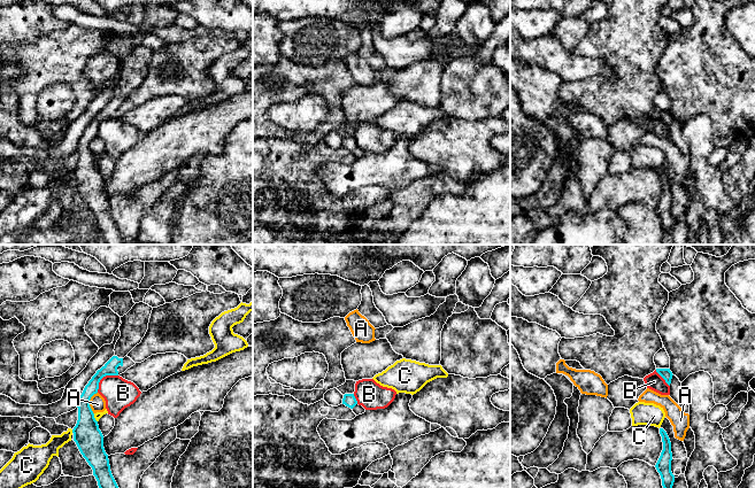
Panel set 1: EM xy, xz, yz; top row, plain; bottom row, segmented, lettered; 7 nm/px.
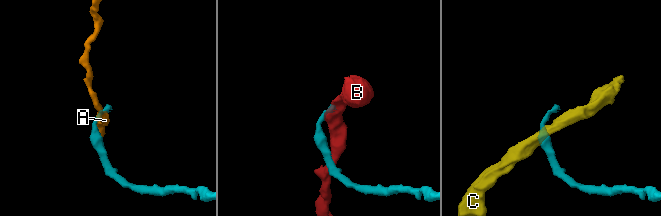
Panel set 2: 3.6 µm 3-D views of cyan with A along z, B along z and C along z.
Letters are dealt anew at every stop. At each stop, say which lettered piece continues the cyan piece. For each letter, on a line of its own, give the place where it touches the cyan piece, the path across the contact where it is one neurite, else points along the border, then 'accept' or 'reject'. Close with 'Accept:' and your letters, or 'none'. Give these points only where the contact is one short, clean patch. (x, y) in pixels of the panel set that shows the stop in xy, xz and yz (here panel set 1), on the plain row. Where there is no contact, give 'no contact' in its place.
A: xy (89, 146) | along xy (97, 134), (90, 142), (90, 150), (93, 156) | reject
B: xy (102, 119) | along xy (117, 117), (106, 117), (100, 123), (97, 134) | reject
C: xy (72, 173) | along xy (71, 172), (72, 175) | reject
Accept: none

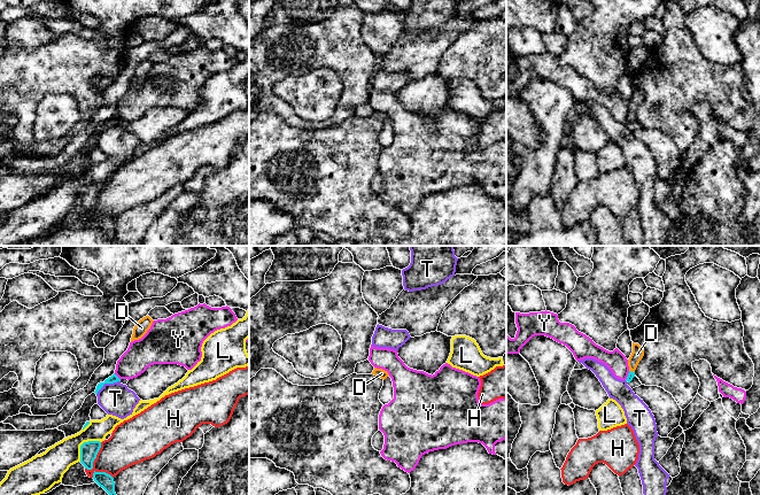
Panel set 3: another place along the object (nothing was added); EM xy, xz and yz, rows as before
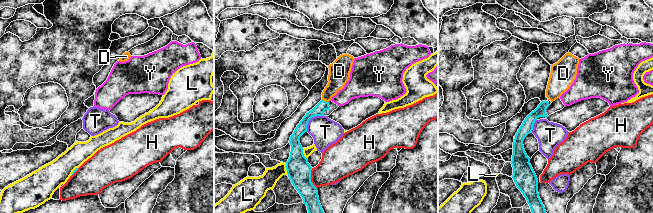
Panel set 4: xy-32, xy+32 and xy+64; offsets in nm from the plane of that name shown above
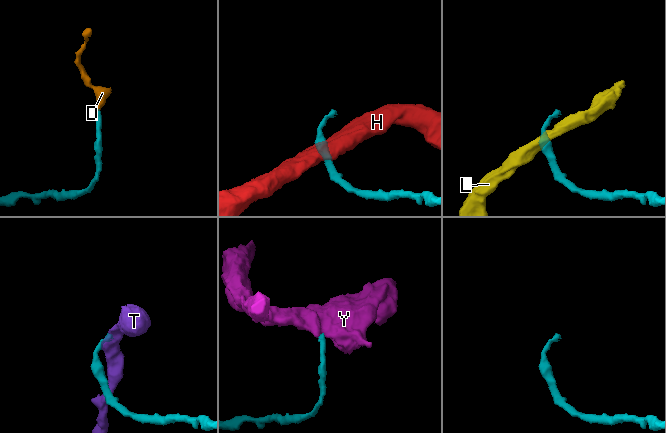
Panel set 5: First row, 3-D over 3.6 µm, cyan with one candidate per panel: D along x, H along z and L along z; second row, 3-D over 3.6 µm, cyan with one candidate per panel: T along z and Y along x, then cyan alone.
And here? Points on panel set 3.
D: yz (630, 114) | across yz (630, 117), (630, 114), (637, 97) | accept
H: xy (95, 200) | along xy (101, 185), (93, 209), (85, 211) | reject
L: xy (82, 187) | along xy (99, 183), (88, 183), (80, 188), (79, 203) | reject
T: xy (107, 125) | along xy (119, 123), (113, 126), (105, 126), (97, 137) | reject
Y: xy (117, 120) | along xy (114, 116), (119, 122) | reject
Accept: D

